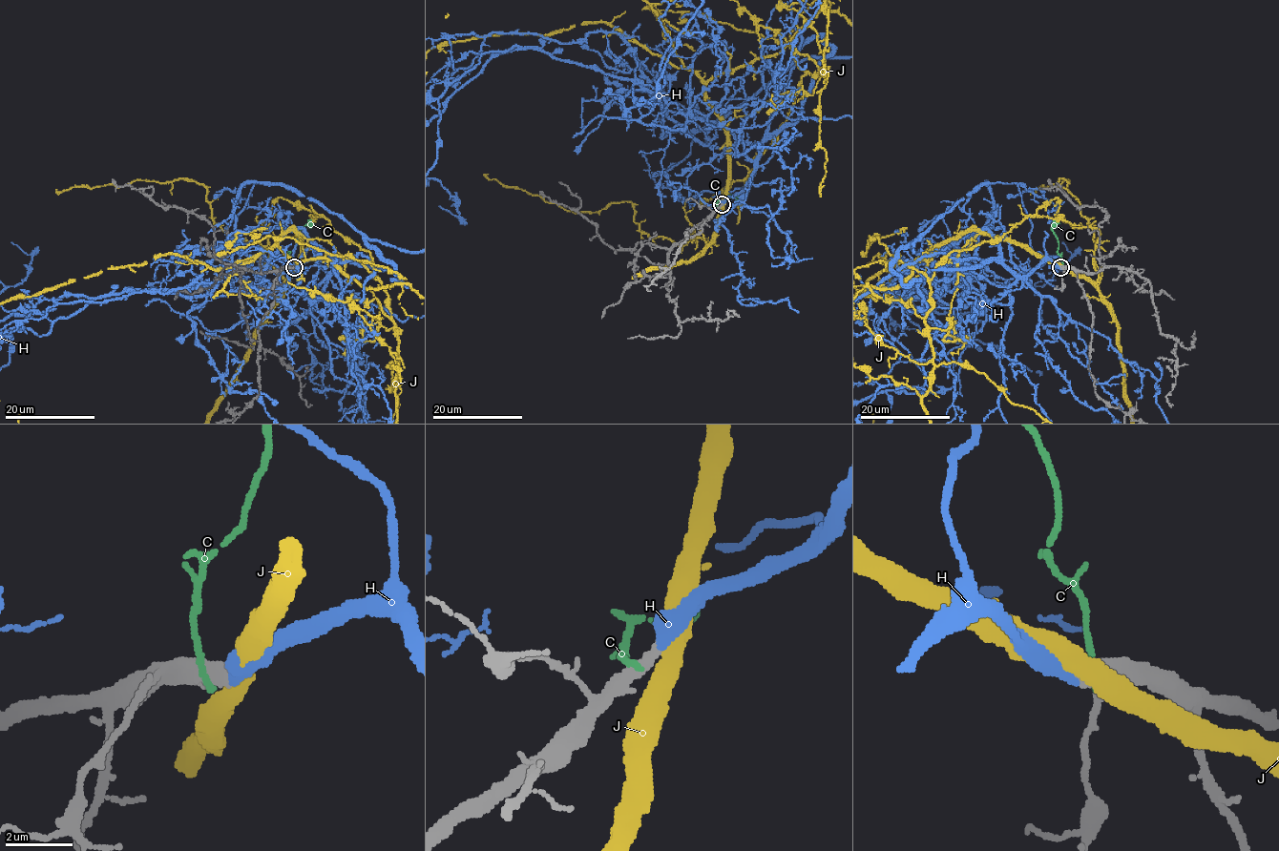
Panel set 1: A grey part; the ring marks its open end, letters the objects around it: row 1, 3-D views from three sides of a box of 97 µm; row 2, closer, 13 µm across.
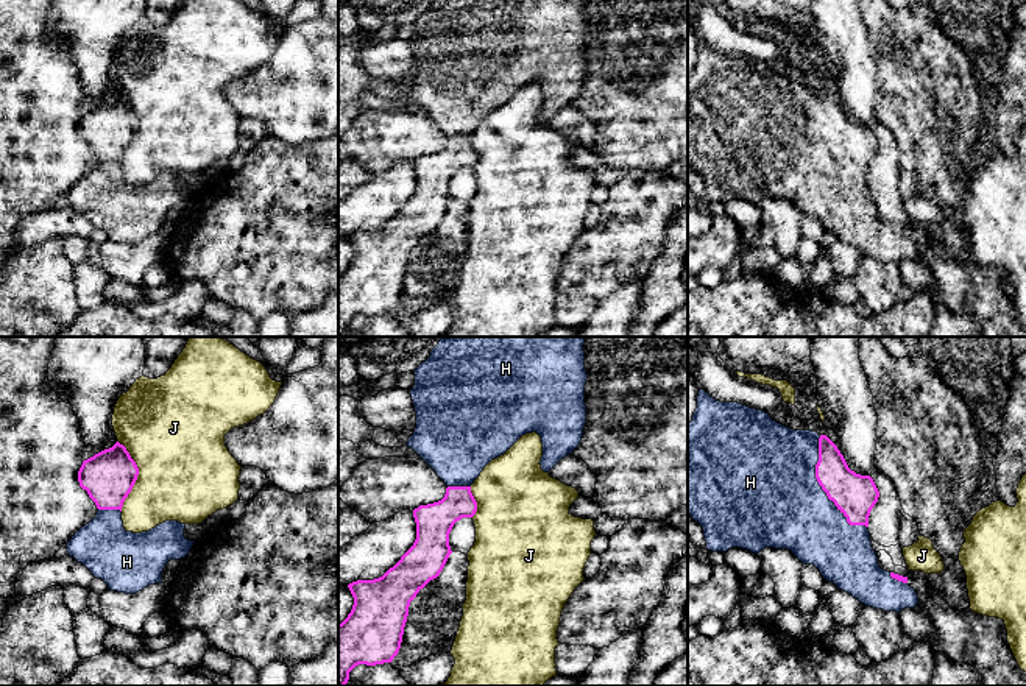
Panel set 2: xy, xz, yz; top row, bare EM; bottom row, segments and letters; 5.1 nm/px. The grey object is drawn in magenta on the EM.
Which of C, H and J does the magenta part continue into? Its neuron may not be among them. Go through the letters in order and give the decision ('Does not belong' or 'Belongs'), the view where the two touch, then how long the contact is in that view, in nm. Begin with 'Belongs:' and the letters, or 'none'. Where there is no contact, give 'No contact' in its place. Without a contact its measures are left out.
Belongs: H
C: Does not belong. No contact
H: Belongs. Touches magenta in yz. Shared border 550 nm
J: Does not belong. Touches magenta in xy. Shared border 360 nm

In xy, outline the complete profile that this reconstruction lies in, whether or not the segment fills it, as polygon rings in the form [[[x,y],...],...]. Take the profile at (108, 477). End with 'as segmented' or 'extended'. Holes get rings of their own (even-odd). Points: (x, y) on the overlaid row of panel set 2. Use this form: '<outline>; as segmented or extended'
[[[119,441],[83,461],[78,482],[95,502],[97,516],[67,543],[67,552],[84,564],[108,589],[136,594],[162,583],[170,560],[184,558],[195,541],[184,538],[186,524],[165,521],[142,533],[126,532],[122,507],[139,468]]]; extended

